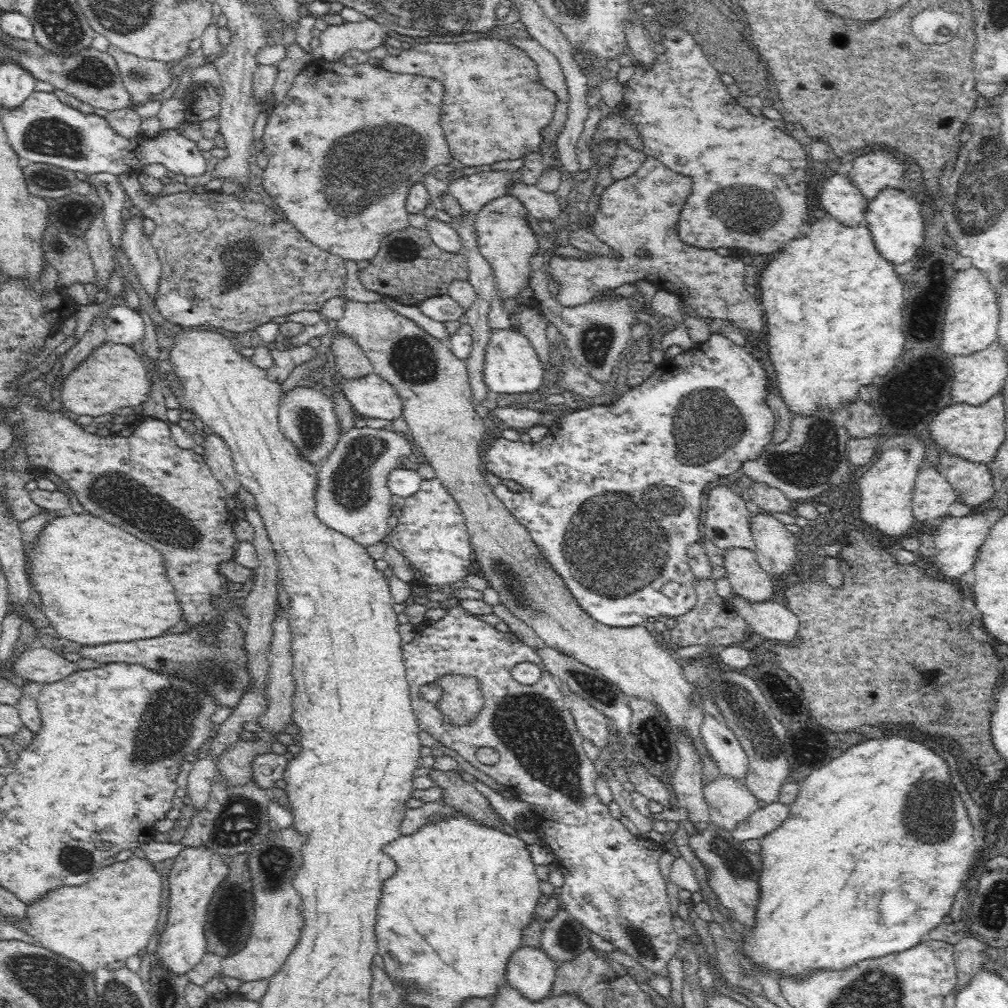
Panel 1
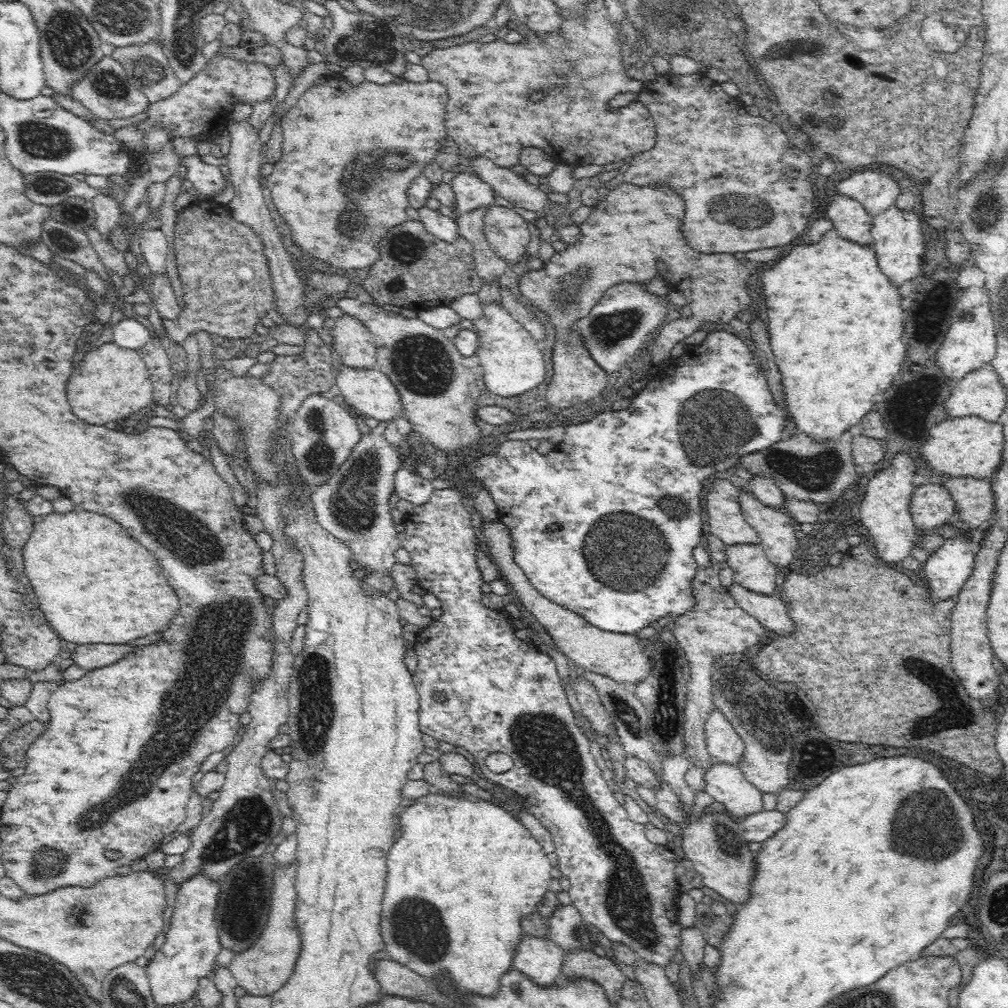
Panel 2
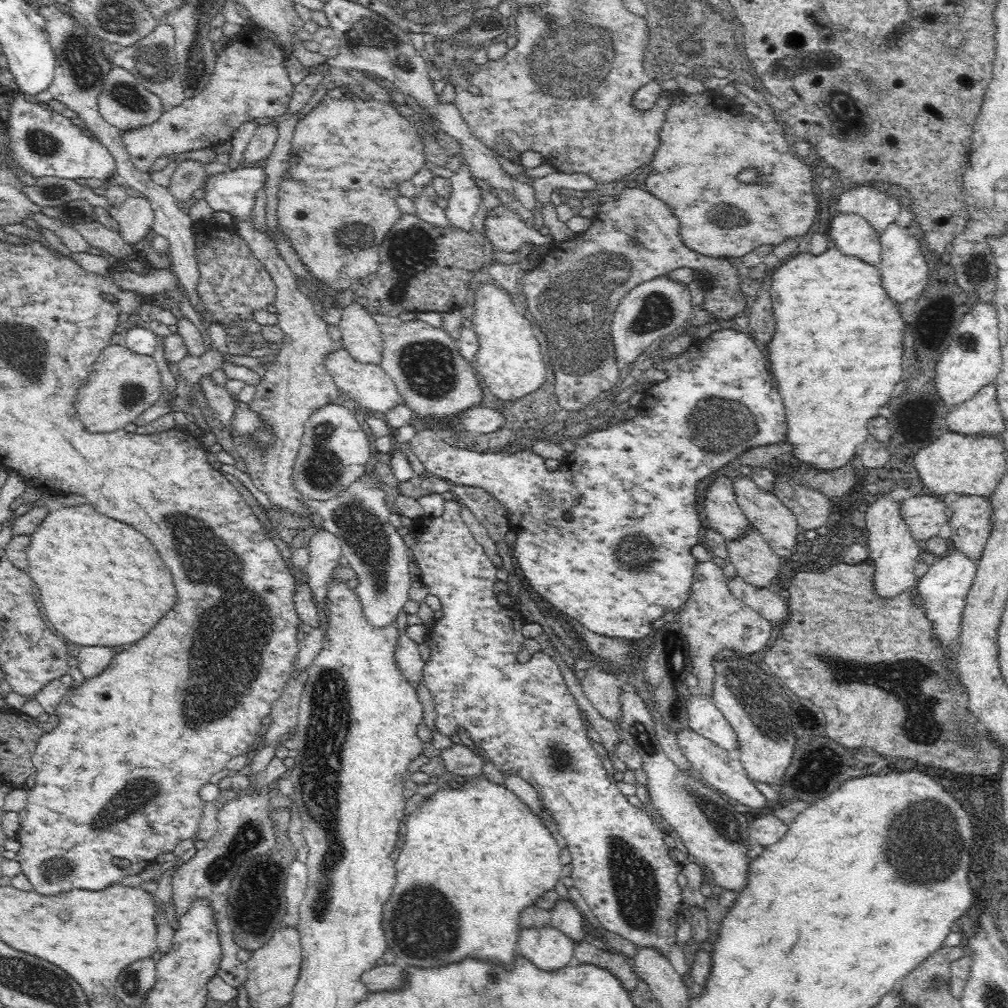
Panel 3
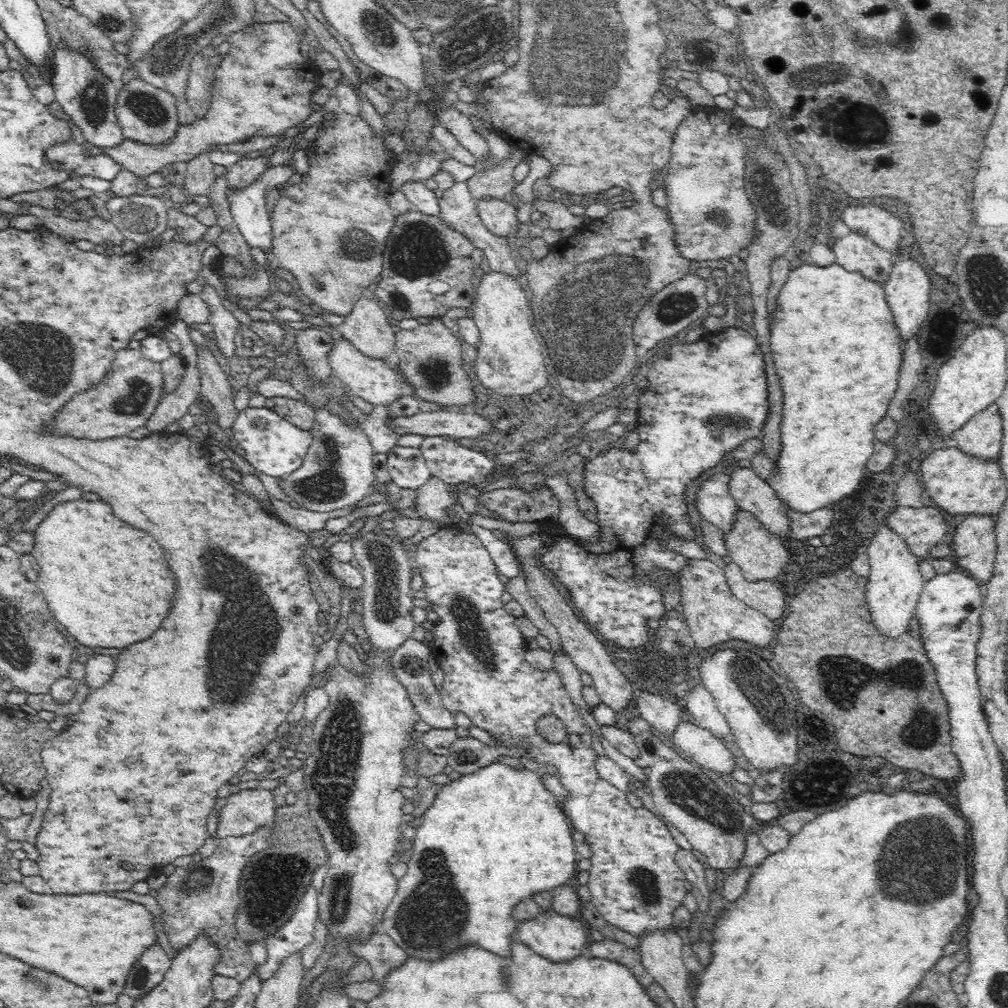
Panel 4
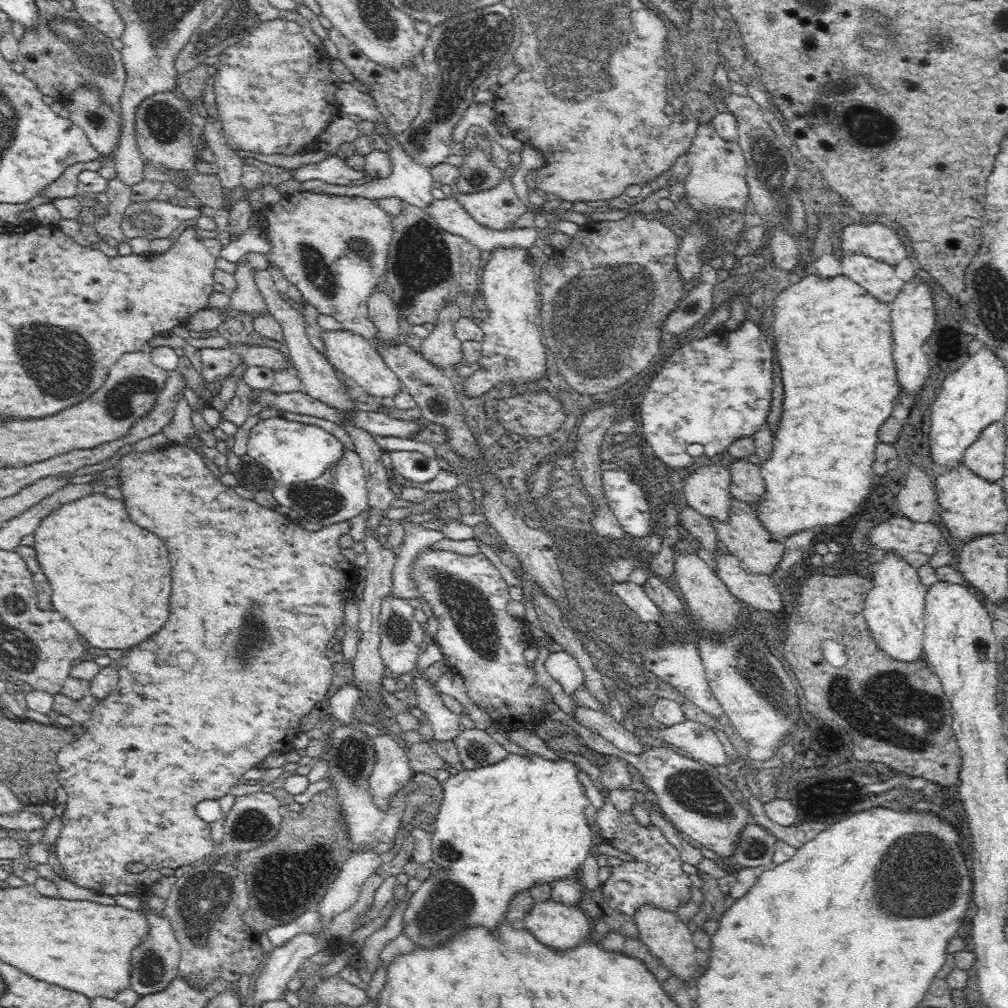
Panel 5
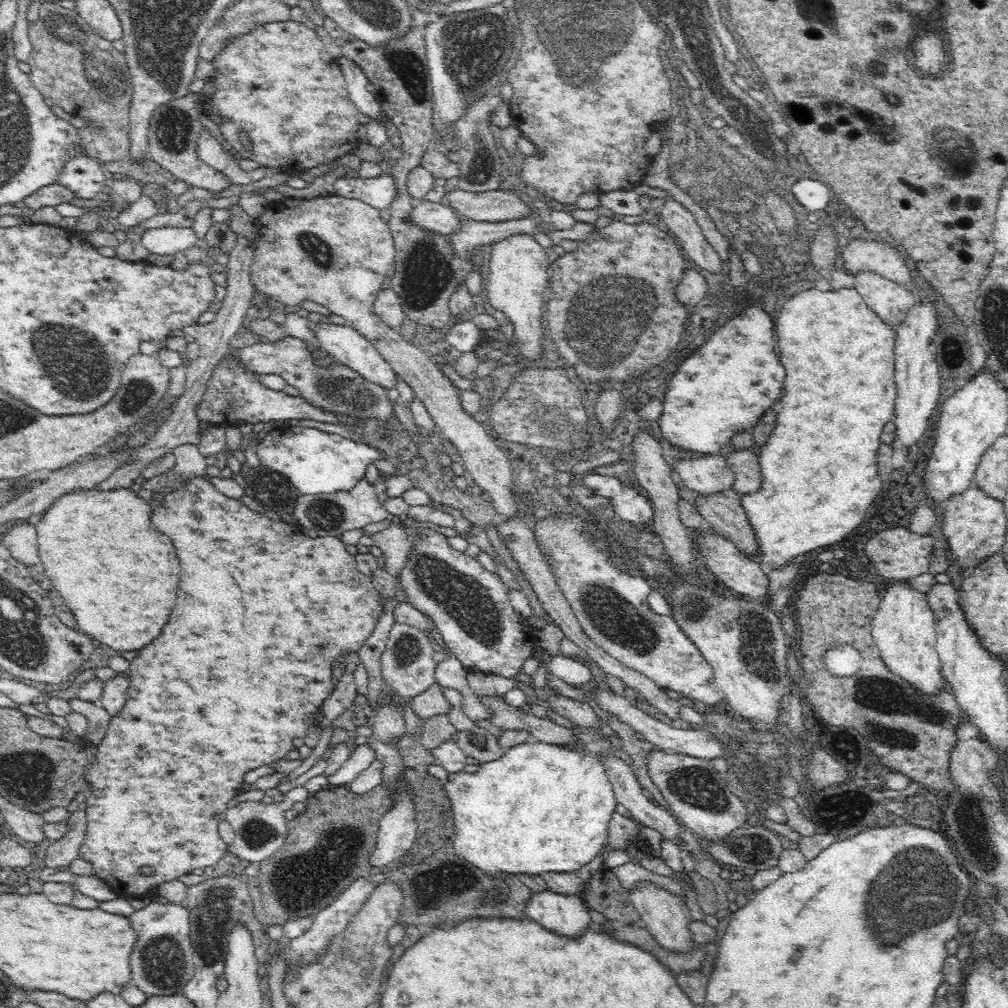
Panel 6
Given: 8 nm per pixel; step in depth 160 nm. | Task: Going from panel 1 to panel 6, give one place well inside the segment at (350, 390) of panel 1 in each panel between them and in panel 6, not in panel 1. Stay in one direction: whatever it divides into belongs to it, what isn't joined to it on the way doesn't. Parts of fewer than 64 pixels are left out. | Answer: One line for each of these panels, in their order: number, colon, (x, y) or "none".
2: (370, 393)
3: (368, 385)
4: (372, 379)
5: (351, 353)
6: (344, 343)

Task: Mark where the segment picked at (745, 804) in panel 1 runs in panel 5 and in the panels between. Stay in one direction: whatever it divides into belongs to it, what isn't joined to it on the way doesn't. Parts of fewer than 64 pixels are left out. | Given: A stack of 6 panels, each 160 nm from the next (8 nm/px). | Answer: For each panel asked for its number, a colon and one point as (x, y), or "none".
2: (727, 784)
3: (722, 771)
4: (696, 744)
5: (697, 742)

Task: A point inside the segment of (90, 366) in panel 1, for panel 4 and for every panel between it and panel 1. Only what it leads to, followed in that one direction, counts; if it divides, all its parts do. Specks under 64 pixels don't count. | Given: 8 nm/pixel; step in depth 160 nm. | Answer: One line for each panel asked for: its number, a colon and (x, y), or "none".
2: (112, 382)
3: (123, 384)
4: (126, 397)

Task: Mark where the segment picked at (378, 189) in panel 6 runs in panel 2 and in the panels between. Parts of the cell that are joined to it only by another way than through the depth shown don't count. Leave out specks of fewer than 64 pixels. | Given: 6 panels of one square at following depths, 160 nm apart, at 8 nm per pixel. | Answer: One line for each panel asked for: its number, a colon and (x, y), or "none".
2: (208, 180)
3: (234, 192)
4: (248, 206)
5: (334, 171)

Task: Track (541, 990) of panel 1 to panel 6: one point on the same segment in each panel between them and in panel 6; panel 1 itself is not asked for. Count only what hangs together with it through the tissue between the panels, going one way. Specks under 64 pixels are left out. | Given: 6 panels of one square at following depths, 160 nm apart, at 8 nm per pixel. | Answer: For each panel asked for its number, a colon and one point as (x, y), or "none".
2: (539, 959)
3: (546, 948)
4: (557, 937)
5: (561, 926)
6: (567, 914)

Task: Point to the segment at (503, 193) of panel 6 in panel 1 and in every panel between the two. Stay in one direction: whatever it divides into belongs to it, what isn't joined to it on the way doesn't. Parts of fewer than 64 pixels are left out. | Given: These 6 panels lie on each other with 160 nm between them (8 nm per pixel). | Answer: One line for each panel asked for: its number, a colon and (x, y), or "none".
1: (506, 240)
2: (508, 234)
3: (507, 231)
4: (498, 215)
5: (498, 208)

